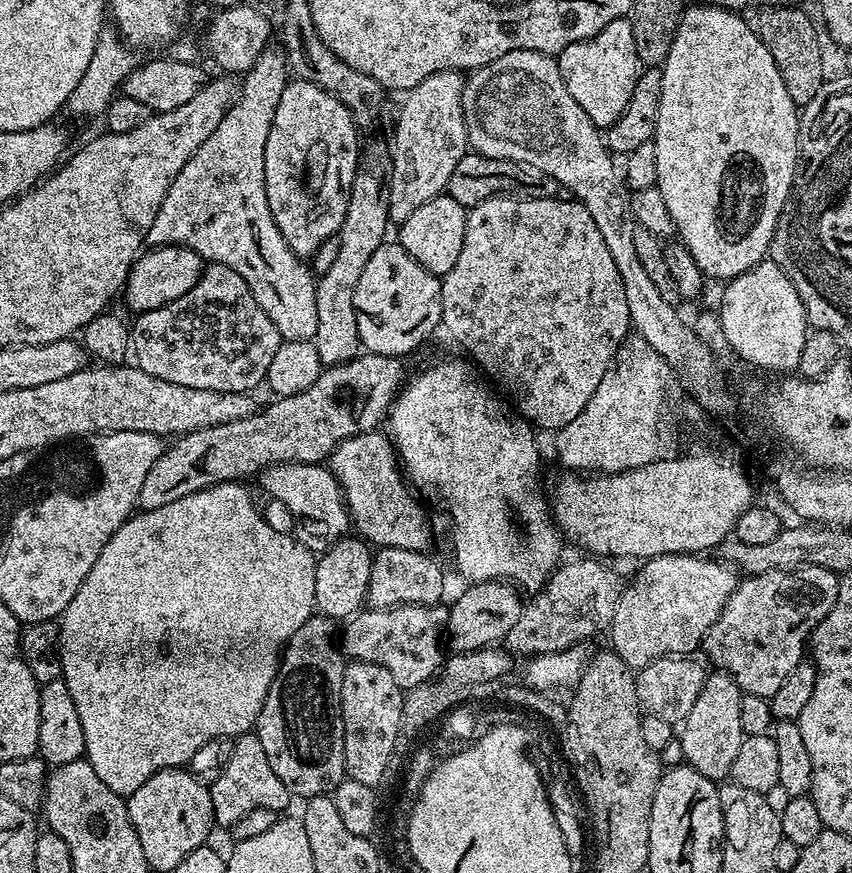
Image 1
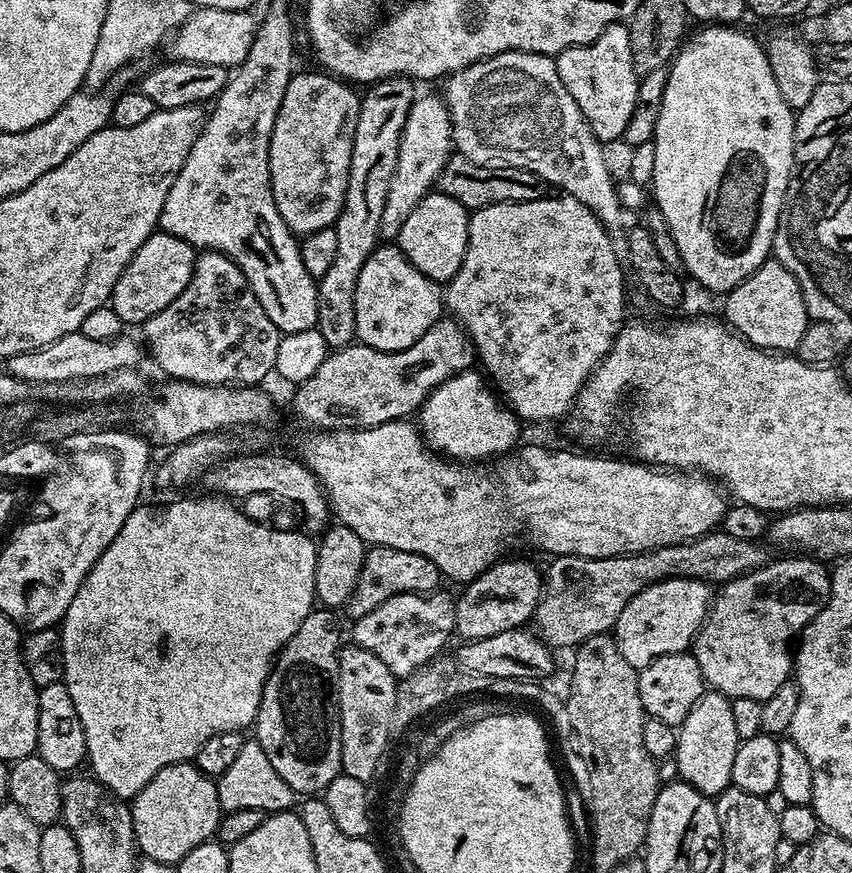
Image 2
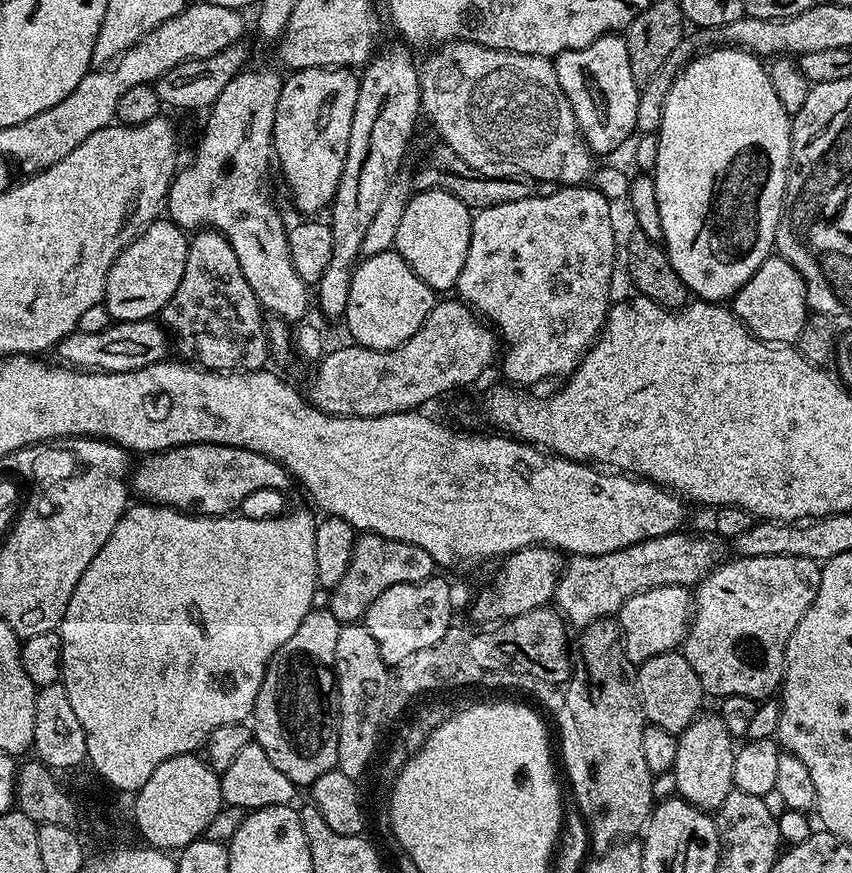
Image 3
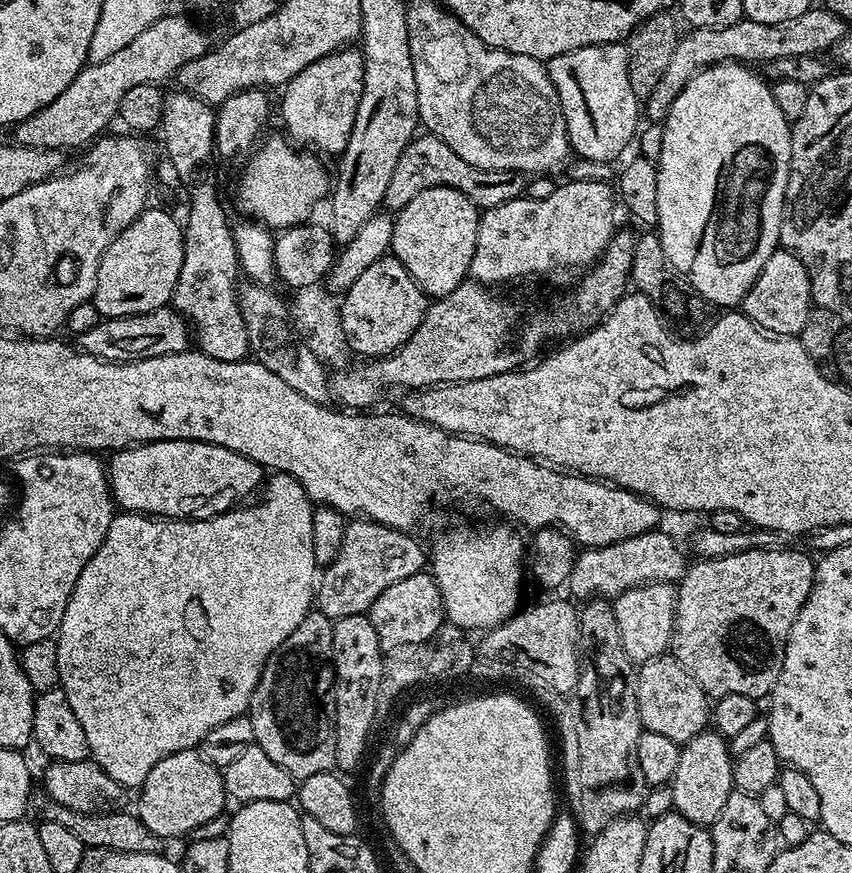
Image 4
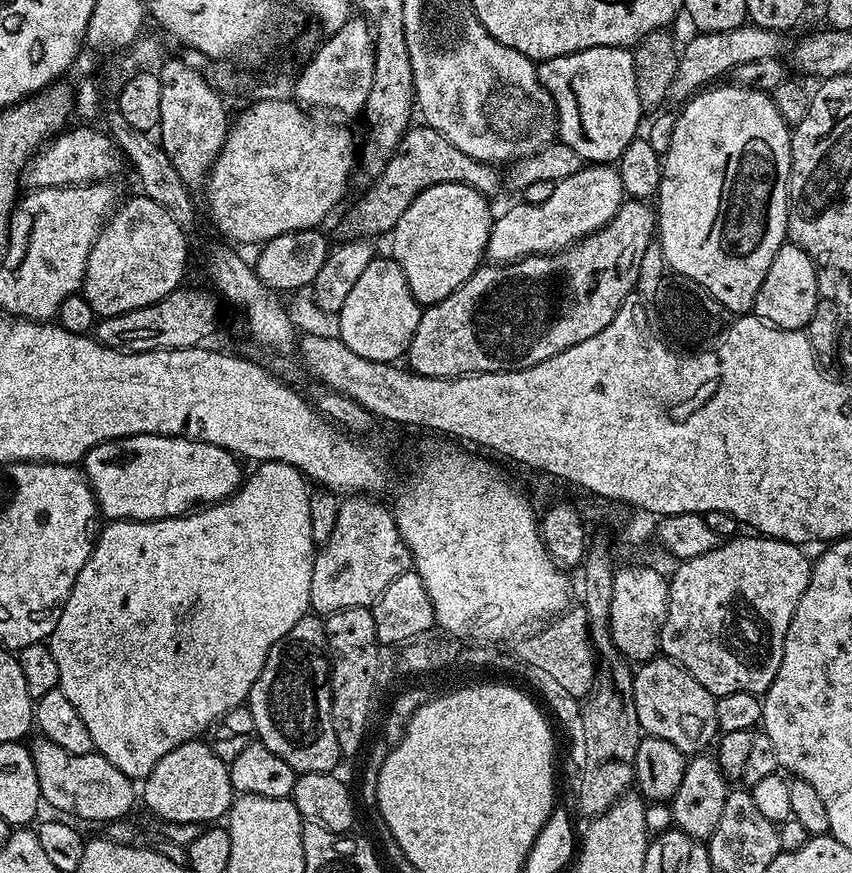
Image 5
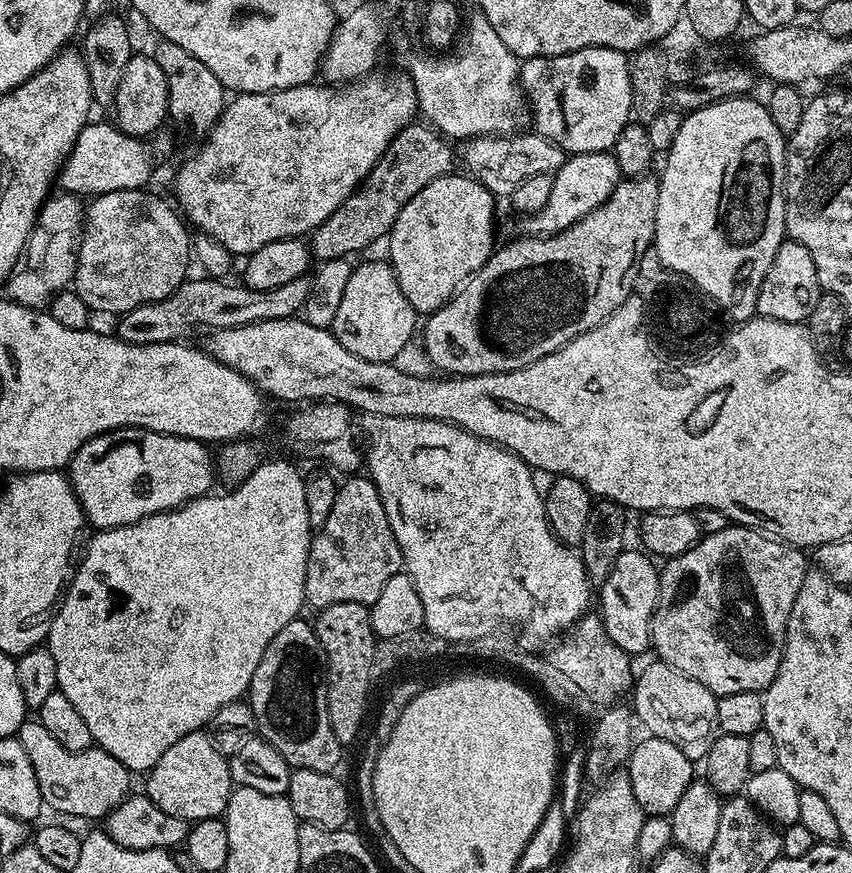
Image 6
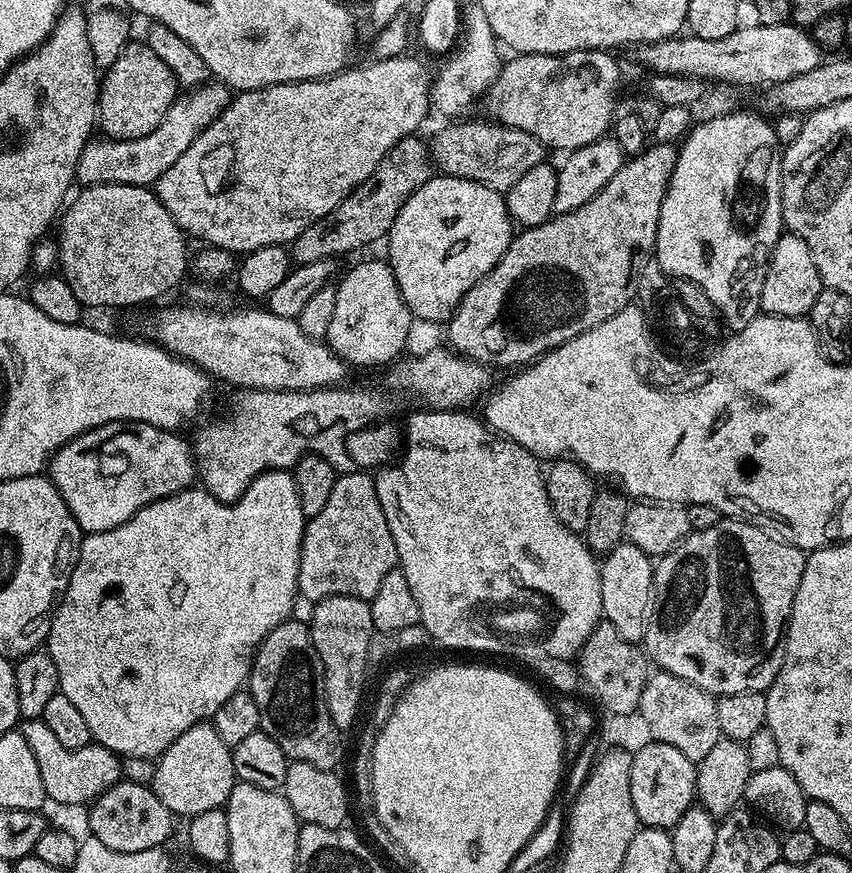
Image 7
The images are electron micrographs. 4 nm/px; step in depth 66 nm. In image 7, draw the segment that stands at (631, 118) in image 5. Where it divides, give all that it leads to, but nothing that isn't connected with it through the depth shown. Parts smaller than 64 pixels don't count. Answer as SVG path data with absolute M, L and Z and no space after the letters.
M581 48L578 52L567 52L561 56L513 55L513 60L501 67L496 80L488 87L486 96L492 99L491 119L508 128L517 128L533 135L549 149L571 150L605 139L618 112L616 91L620 88L620 68L612 55L611 51L599 48Z

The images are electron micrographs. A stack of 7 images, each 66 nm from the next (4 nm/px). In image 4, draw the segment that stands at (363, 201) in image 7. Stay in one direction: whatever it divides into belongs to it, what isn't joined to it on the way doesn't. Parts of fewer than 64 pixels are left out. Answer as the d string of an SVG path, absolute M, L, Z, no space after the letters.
M417 134L406 146L402 158L398 158L394 178L390 178L390 186L386 186L383 207L399 210L407 206L410 198L418 198L422 190L453 188L466 194L466 198L470 198L470 202L474 202L481 210L497 208L500 204L517 199L525 191L525 185L525 177L519 172L495 172L470 166L470 162L458 158L458 154L454 154L454 150L450 150L450 146L442 142L442 138L431 134Z

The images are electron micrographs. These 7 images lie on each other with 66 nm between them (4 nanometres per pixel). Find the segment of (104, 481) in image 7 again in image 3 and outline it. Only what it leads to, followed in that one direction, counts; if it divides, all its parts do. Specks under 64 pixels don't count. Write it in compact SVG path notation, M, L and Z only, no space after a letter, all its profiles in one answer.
M190 444L183 448L169 448L167 452L149 455L145 464L135 465L130 476L130 488L141 501L159 504L166 508L191 510L198 516L226 516L237 511L236 508L247 496L264 492L269 488L276 492L290 484L287 468L272 460L266 454L254 450L235 448L225 444Z

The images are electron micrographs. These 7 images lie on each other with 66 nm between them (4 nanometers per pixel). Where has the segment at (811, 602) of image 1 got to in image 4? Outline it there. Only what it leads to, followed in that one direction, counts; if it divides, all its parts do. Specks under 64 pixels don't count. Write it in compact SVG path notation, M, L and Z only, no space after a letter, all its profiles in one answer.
M783 546L742 550L713 560L697 559L675 589L676 619L672 621L671 655L690 670L709 697L726 694L767 697L782 670L790 626L794 626L794 618L798 618L798 610L802 610L810 594L815 573L813 557Z

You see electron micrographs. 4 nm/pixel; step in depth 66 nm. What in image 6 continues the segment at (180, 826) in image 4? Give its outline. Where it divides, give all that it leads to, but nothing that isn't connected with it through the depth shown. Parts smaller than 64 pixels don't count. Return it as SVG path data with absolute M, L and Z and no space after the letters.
M201 730L186 734L186 738L178 738L162 758L153 766L152 771L147 773L148 788L146 795L161 810L166 810L166 814L174 814L174 818L182 818L189 822L205 820L206 818L223 817L226 806L228 805L228 796L233 790L232 775L228 769L229 757L223 756L214 746L211 735L207 731Z

